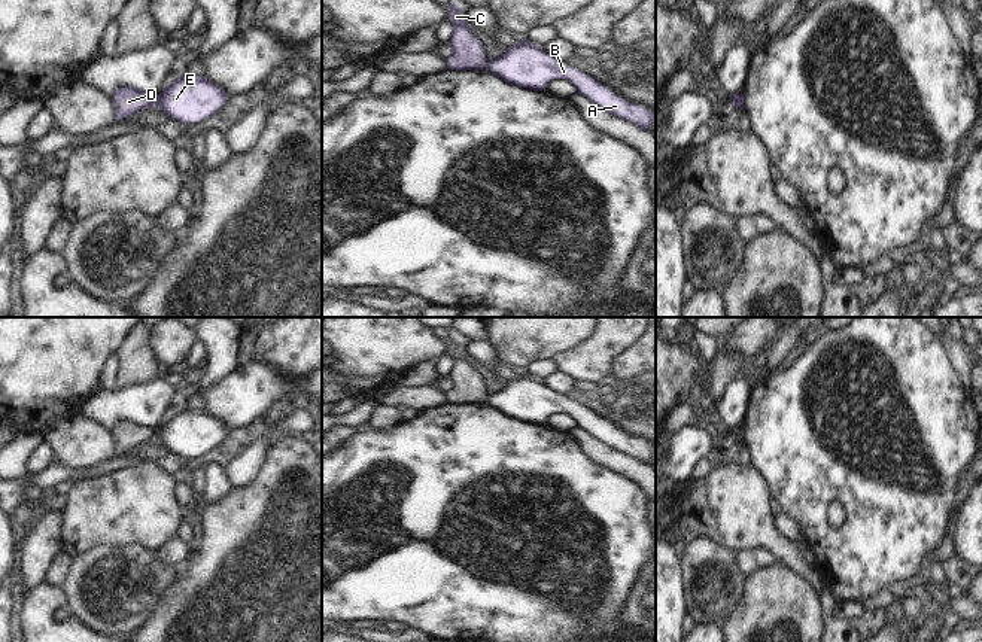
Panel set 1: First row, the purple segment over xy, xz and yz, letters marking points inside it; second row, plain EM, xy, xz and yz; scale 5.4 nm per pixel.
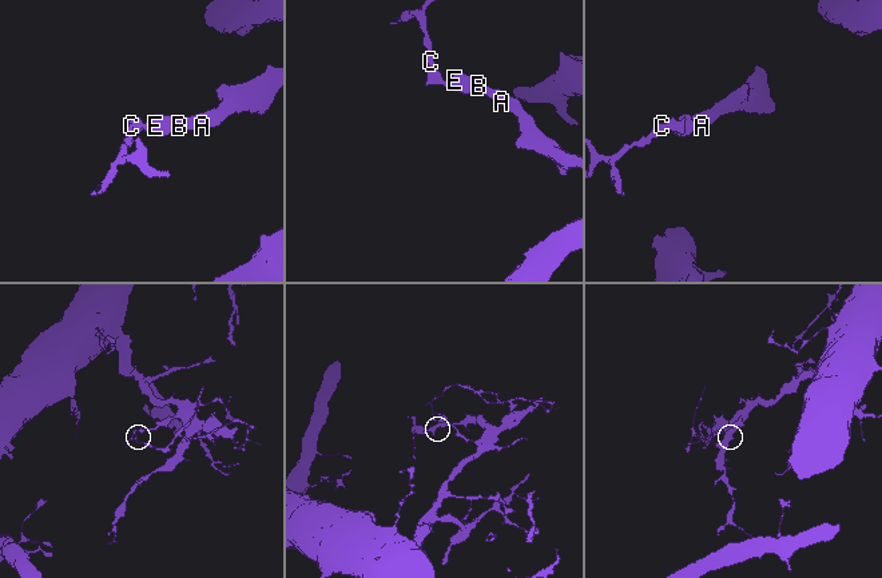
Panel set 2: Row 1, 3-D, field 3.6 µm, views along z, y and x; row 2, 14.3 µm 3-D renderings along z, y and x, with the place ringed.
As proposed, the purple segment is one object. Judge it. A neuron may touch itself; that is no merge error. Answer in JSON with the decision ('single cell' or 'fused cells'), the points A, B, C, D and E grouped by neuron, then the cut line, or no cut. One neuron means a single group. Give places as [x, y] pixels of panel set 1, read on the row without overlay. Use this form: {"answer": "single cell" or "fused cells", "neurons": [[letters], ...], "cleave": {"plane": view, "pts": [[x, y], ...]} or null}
{"answer": "fused cells", "neurons": [["A", "B", "E"], ["C", "D"]], "cleave": {"plane": "xy", "pts": [[154, 428], [151, 440]]}}

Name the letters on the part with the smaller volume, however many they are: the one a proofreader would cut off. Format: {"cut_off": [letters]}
{"cut_off": ["C", "D"]}

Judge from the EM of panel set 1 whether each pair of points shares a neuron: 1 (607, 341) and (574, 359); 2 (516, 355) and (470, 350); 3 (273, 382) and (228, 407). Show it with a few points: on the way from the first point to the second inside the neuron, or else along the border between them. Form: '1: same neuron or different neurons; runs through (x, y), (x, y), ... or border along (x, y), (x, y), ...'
1: same neuron; runs through (599, 347), (587, 359), (581, 359)
2: different neurons; border along (488, 340), (504, 362)
3: same neuron; runs through (263, 385), (255, 385), (239, 396)

